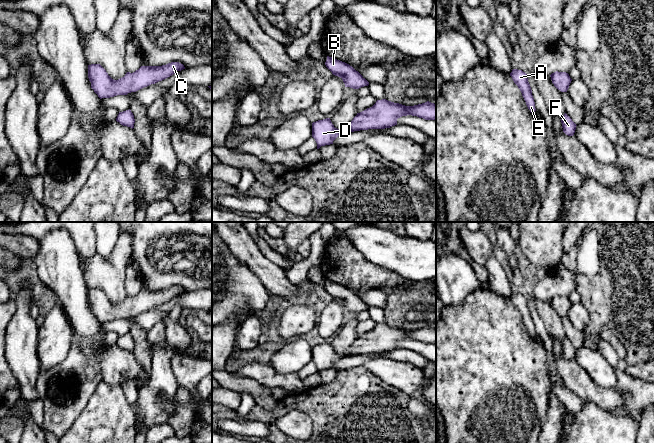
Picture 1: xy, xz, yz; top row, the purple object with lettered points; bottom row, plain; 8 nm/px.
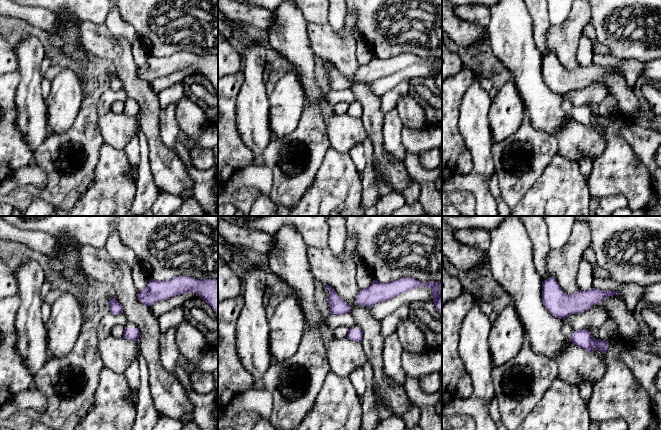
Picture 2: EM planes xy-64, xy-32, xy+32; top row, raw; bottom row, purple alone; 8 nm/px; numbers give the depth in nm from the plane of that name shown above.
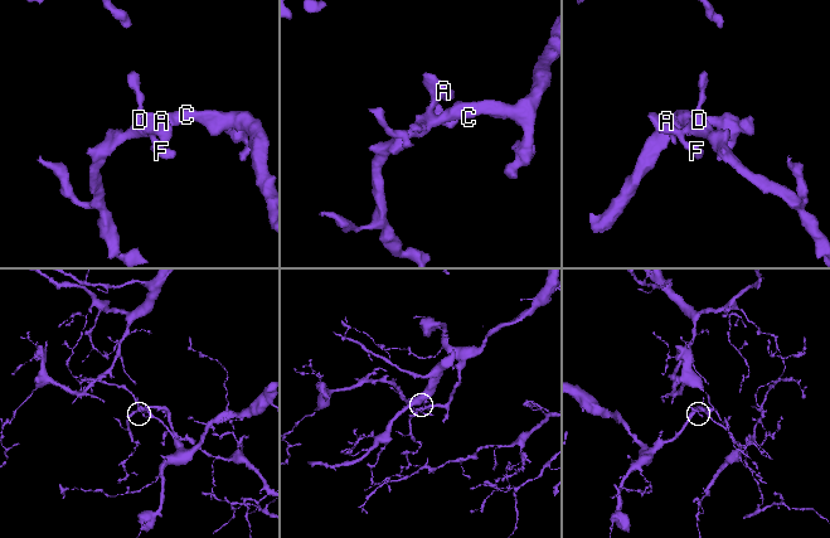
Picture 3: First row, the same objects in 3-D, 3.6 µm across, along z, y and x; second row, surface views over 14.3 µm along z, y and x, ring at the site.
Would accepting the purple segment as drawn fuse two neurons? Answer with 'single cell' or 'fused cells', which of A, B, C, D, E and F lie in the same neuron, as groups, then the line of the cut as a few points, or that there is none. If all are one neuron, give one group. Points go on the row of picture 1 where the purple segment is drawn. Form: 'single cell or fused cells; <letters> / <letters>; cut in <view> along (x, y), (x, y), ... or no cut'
single cell; A B C D E F; no cut

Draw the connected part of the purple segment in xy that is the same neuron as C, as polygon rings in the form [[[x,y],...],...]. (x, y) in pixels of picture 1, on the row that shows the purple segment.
[[[179,62],[162,66],[141,66],[135,72],[127,72],[124,77],[114,80],[100,64],[91,64],[88,65],[88,78],[91,88],[102,99],[136,92],[183,69],[184,65]]]

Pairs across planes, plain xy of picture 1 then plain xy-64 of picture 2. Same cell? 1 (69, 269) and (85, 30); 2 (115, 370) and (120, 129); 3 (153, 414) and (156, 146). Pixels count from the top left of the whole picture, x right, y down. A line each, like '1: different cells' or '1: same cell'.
1: different cells
2: same cell
3: different cells

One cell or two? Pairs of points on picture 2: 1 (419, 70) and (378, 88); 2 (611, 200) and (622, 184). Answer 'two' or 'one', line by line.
1: one
2: two

